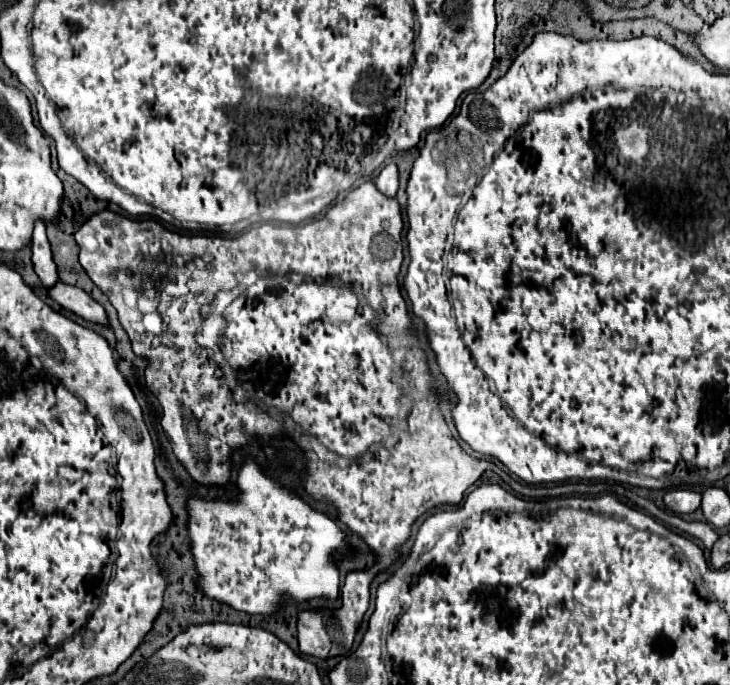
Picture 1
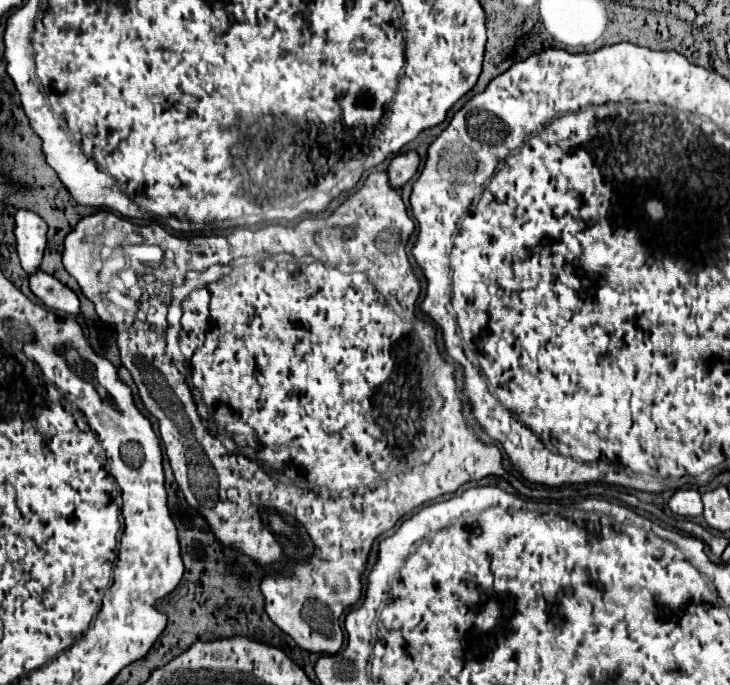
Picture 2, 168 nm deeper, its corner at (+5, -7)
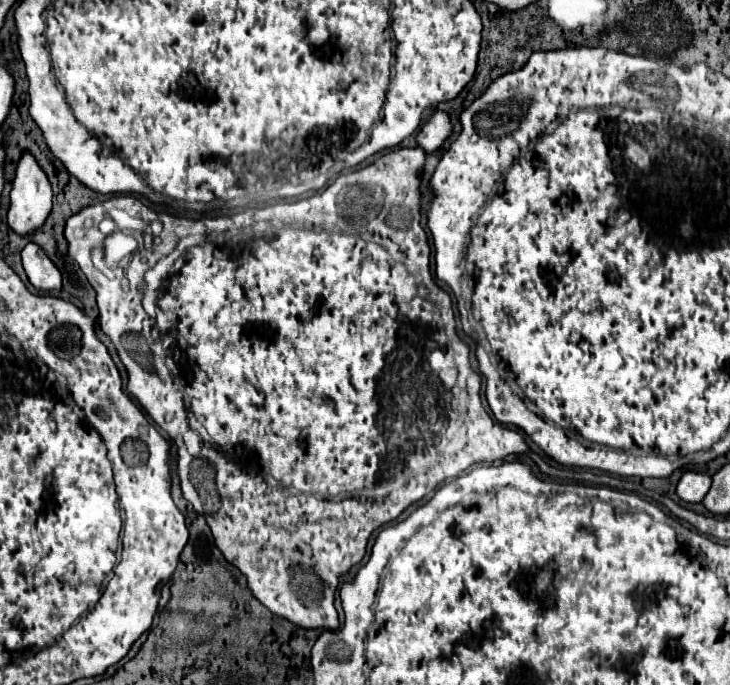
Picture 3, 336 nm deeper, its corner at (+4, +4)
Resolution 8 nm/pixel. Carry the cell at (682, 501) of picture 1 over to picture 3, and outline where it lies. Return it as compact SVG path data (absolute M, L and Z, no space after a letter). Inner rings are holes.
M688 471L678 481L676 493L680 499L684 499L688 503L698 503L708 493L708 489L710 489L710 475L698 473L698 471Z

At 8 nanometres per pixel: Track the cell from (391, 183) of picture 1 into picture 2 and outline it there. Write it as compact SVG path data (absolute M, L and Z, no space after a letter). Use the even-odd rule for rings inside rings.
M407 152L407 154L397 154L387 170L389 176L389 184L397 190L401 188L407 180L411 180L411 176L417 172L419 166L419 156L415 152Z

